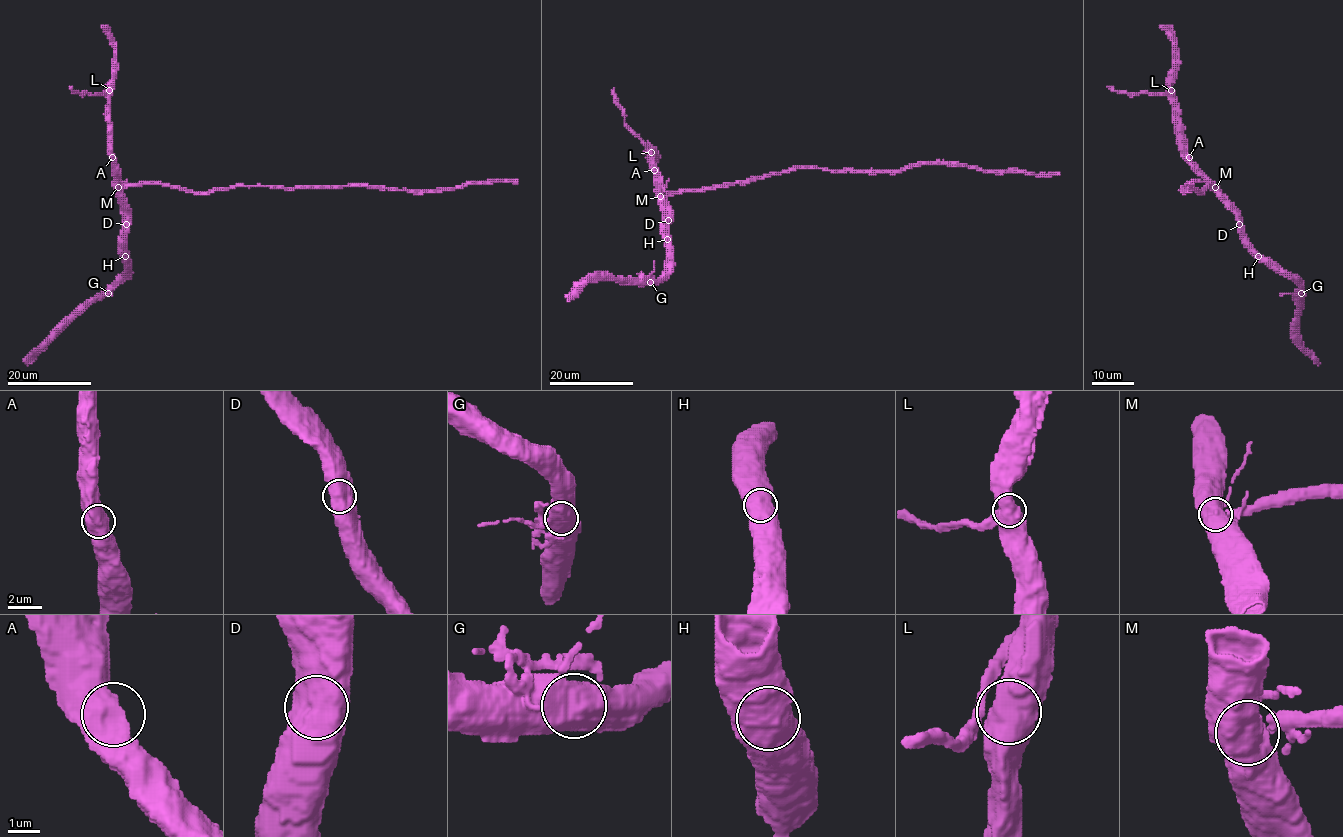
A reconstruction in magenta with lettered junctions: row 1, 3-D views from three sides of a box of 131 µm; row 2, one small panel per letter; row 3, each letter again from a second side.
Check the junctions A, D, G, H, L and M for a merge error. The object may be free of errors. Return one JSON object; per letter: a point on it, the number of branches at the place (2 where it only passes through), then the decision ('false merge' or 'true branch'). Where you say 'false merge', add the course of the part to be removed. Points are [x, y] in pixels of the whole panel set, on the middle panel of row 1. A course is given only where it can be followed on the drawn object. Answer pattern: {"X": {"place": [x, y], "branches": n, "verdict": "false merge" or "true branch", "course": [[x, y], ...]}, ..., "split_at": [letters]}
{"A": {"place": [654, 170], "branches": 2, "verdict": "true branch"}, "D": {"place": [668, 220], "branches": 2, "verdict": "true branch"}, "G": {"place": [650, 282], "branches": 2, "verdict": "true branch"}, "H": {"place": [667, 239], "branches": 2, "verdict": "true branch"}, "L": {"place": [651, 152], "branches": 2, "verdict": "true branch"}, "M": {"place": [660, 196], "branches": 2, "verdict": "false merge", "course": [[660, 196], [704, 192], [796, 169], [905, 171], [924, 163], [951, 163], [985, 171], [1060, 174]]}, "split_at": ["M"]}

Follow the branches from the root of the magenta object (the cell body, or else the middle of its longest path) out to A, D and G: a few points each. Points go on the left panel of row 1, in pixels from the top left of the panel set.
A: (194, 192), (162, 184), (121, 184), (112, 157)
D: (194, 192), (162, 184), (128, 184), (122, 191), (126, 224)
G: (194, 192), (162, 184), (128, 184), (124, 187), (124, 272), (123, 278), (108, 293)

